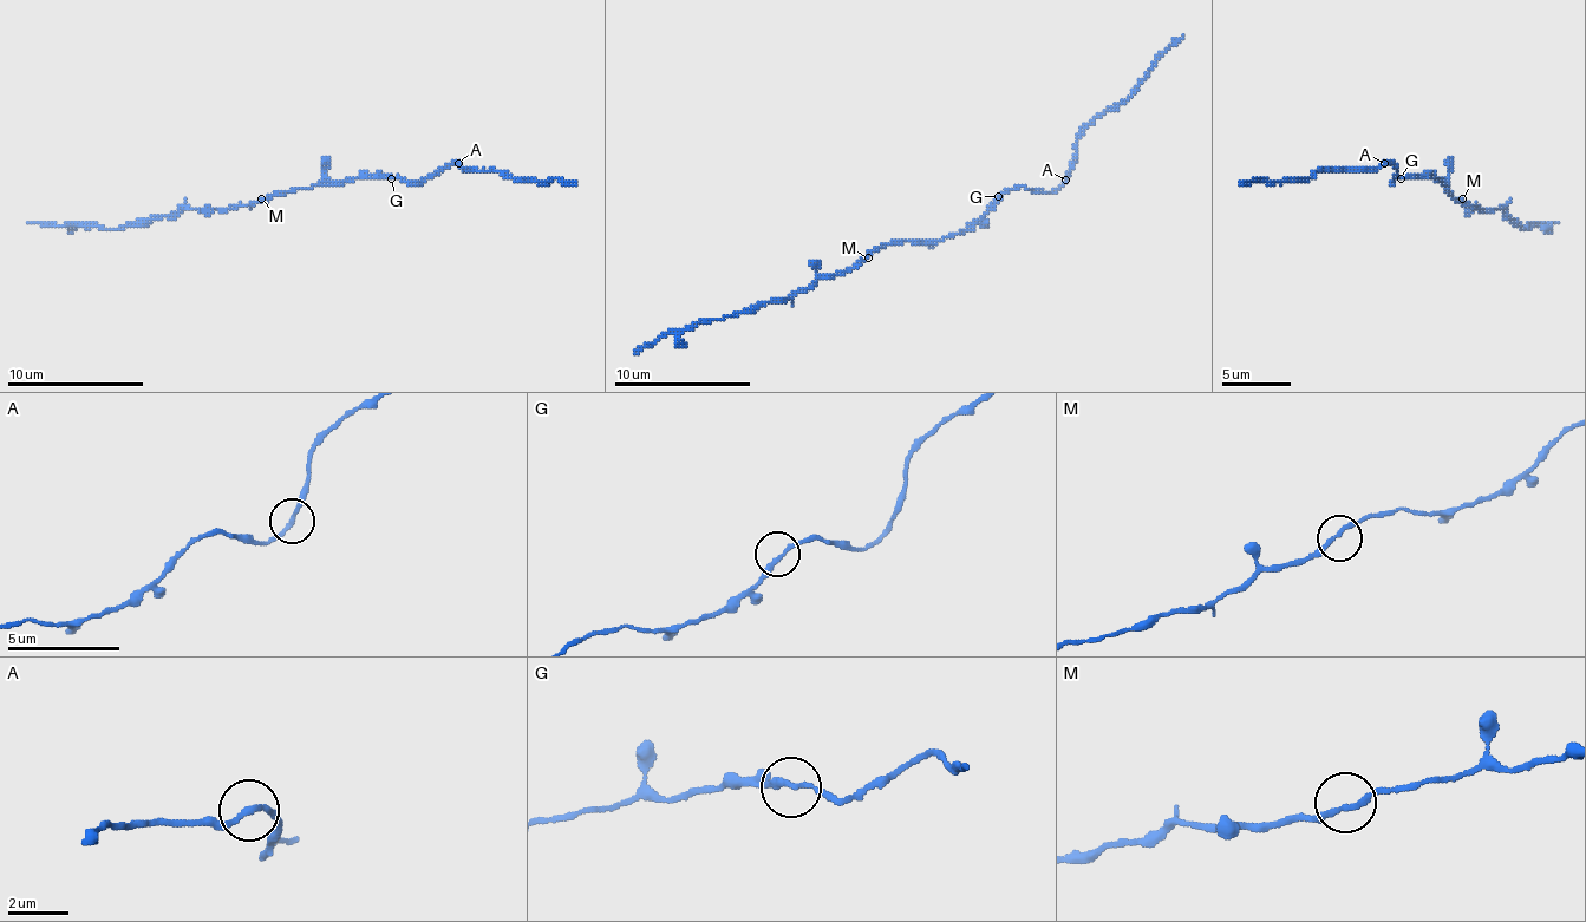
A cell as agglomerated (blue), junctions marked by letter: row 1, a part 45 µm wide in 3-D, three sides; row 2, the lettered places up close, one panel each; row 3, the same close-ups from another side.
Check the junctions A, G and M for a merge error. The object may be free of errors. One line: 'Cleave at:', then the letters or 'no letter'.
Cleave at: no letter

